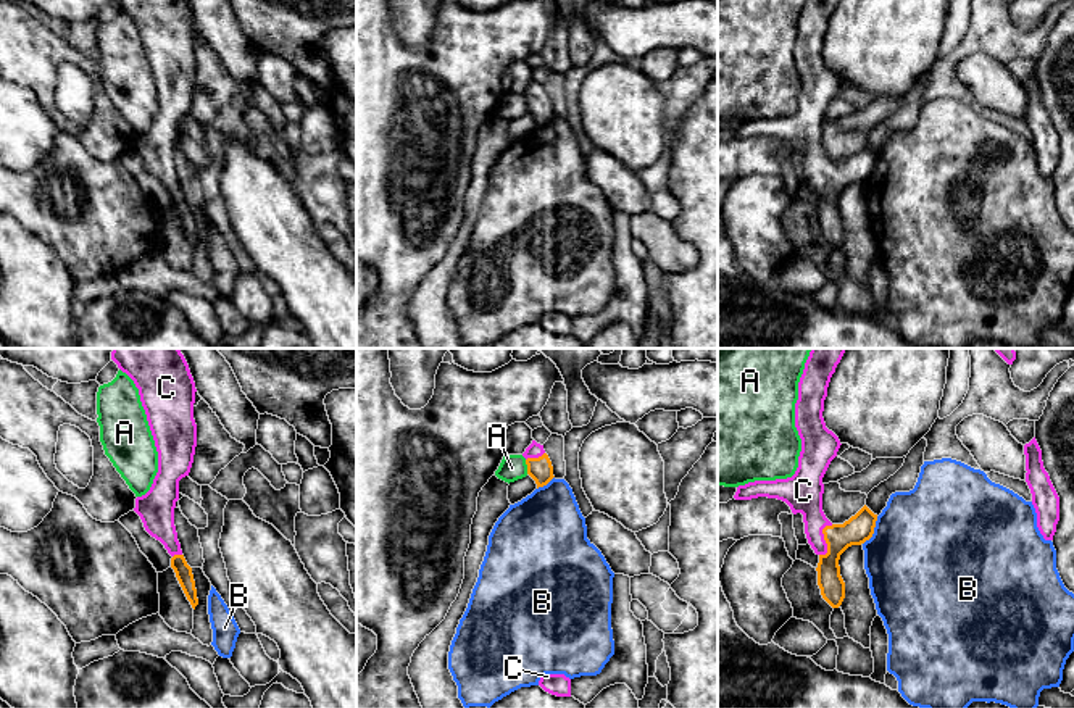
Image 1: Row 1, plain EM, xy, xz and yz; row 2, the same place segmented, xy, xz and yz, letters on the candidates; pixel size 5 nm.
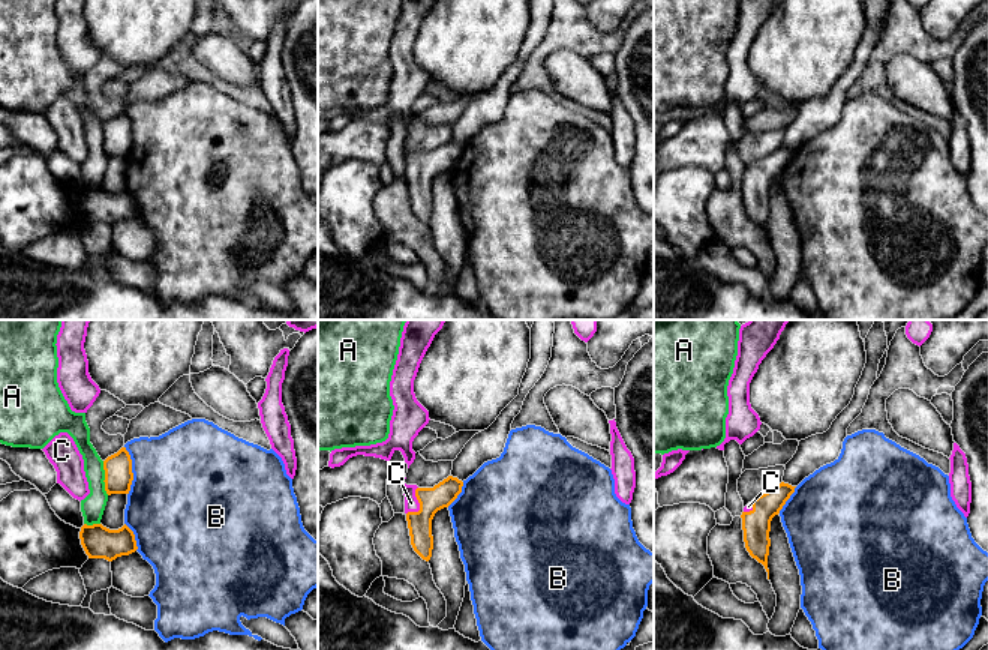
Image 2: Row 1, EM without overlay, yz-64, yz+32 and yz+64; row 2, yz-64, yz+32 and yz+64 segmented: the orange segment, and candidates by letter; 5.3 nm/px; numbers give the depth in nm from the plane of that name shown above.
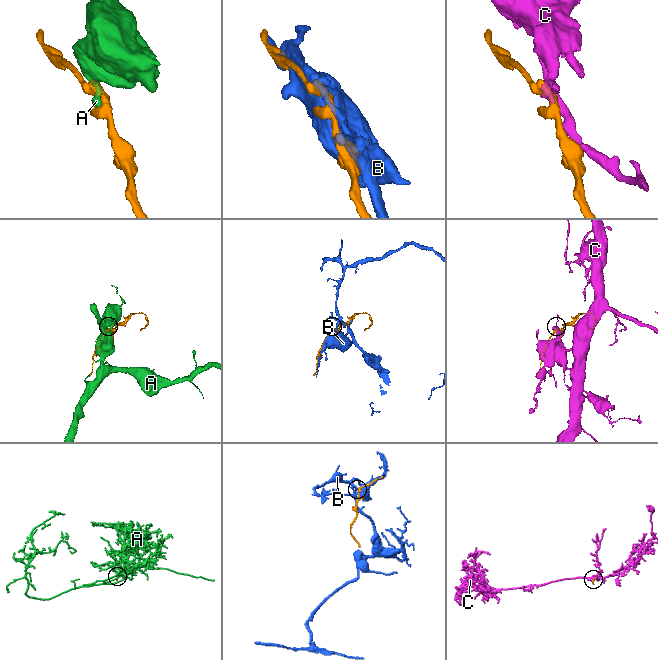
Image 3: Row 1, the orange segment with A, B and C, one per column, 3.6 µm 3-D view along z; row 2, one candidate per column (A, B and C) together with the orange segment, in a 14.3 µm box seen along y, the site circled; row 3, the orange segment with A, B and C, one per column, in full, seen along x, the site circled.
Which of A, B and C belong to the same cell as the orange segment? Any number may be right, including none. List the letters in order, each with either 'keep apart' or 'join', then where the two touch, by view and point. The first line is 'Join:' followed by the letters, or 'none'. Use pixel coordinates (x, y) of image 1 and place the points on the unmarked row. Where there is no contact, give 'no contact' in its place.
Join: C
A: keep apart; meets orange in xz at (528, 105)
B: keep apart; meets orange in yz at (873, 170)
C: join; meets orange in yz at (824, 178)

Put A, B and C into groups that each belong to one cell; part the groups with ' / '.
A / B / C

